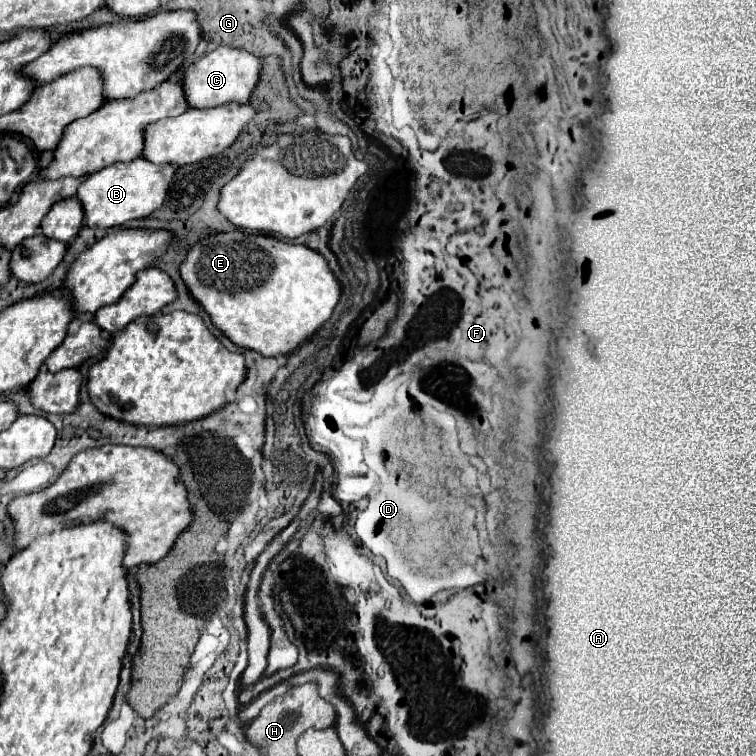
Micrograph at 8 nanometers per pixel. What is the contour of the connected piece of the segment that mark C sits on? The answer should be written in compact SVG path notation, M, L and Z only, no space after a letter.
M218 46L212 52L206 52L190 66L182 68L182 90L186 104L190 108L214 108L222 104L246 104L258 82L262 60L254 54L230 46Z

